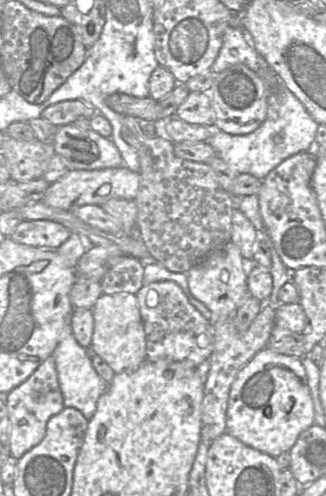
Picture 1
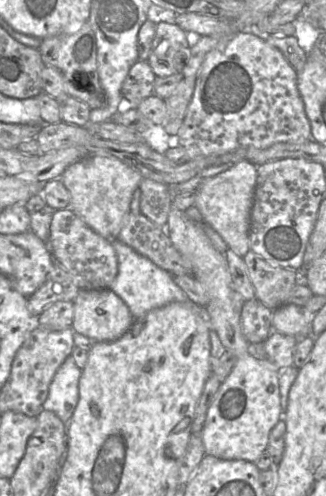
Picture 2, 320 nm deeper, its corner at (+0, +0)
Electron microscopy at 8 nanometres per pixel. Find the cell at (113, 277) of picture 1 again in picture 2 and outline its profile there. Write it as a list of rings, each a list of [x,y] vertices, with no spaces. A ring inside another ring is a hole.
[[[70,208],[52,212],[48,245],[55,262],[72,276],[80,290],[110,289],[118,274],[118,258],[112,240],[91,229]]]

